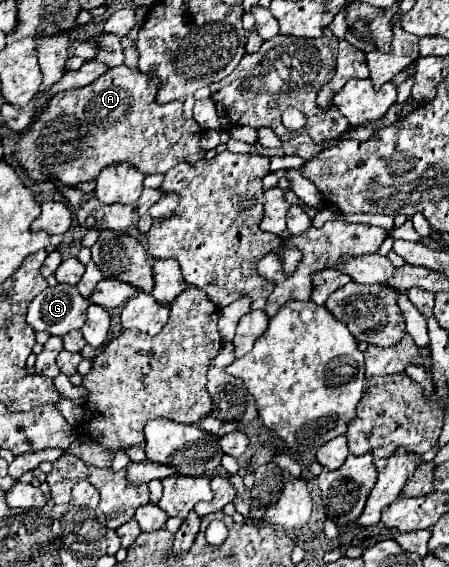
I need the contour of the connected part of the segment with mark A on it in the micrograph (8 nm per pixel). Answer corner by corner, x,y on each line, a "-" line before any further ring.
126,65
112,67
98,81
72,89
66,93
56,93
48,105
48,109
28,125
28,129
20,135
16,145
16,159
28,171
28,177
34,181
60,181
64,185
78,185
82,181
94,181
98,173
112,163
132,163
144,175
150,173
166,173
180,161
196,163
204,159
204,151
200,149
200,125
196,121
184,119
184,101
172,101
166,105
158,105
154,101
158,93
158,77
146,77
140,69
130,69

